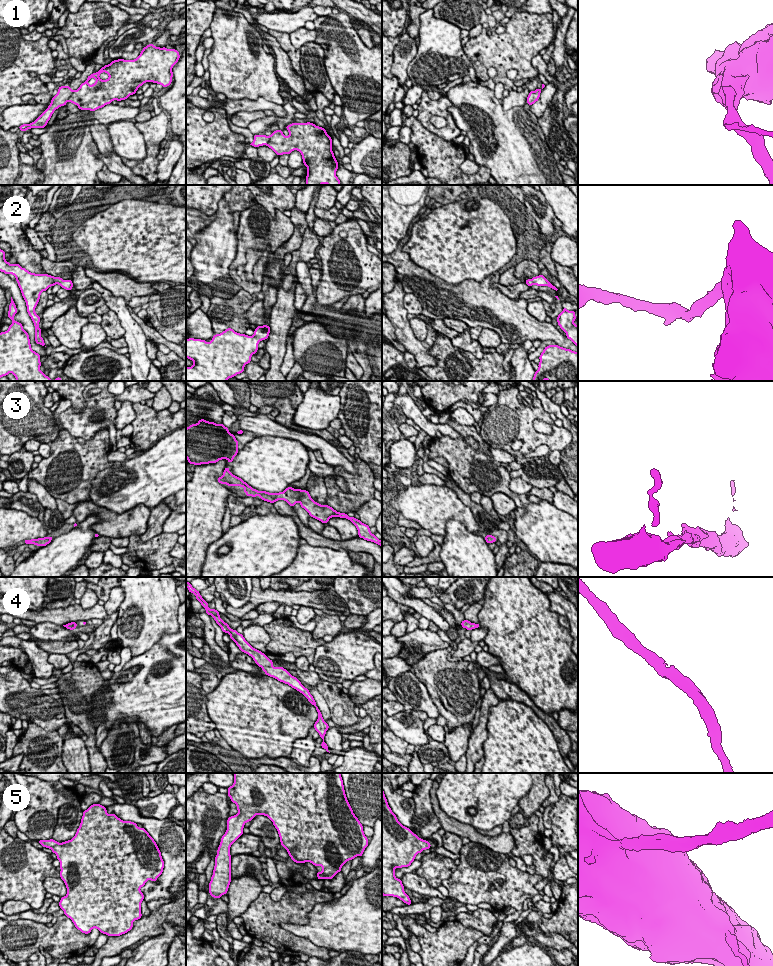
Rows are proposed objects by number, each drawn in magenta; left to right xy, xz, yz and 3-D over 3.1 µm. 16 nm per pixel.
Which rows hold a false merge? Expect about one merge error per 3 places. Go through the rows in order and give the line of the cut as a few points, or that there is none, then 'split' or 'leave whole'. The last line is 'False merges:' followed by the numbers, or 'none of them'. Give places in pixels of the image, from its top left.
1: xy (73, 91), (67, 100) | split
2: no cut | leave whole
3: no cut | leave whole
4: no cut | leave whole
5: no cut | leave whole
False merges: 1

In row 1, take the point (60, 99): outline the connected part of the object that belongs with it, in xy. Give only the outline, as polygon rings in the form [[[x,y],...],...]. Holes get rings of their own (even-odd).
[[[68,85],[60,86],[57,94],[52,97],[48,108],[34,122],[23,124],[19,126],[19,129],[23,132],[31,128],[45,128],[54,111],[61,106],[65,106],[72,93],[73,90]]]

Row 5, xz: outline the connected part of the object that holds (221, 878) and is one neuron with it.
[[[233,773],[234,784],[228,789],[238,813],[227,819],[227,830],[215,857],[209,894],[221,898],[231,882],[231,845],[243,835],[246,822],[256,815],[267,816],[278,831],[281,845],[296,863],[310,862],[322,866],[318,880],[331,880],[348,861],[360,856],[368,846],[363,825],[347,800],[341,773]]]

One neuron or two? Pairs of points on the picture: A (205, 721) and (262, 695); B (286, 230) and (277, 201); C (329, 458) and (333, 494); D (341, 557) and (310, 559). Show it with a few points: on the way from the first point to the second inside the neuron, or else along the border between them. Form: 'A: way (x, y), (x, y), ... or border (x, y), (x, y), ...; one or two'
A: border (207, 713), (215, 728); two
B: border (258, 202), (273, 216), (277, 210), (282, 212); two
C: border (334, 466), (340, 466), (355, 477); two
D: way (333, 558), (318, 559); one

